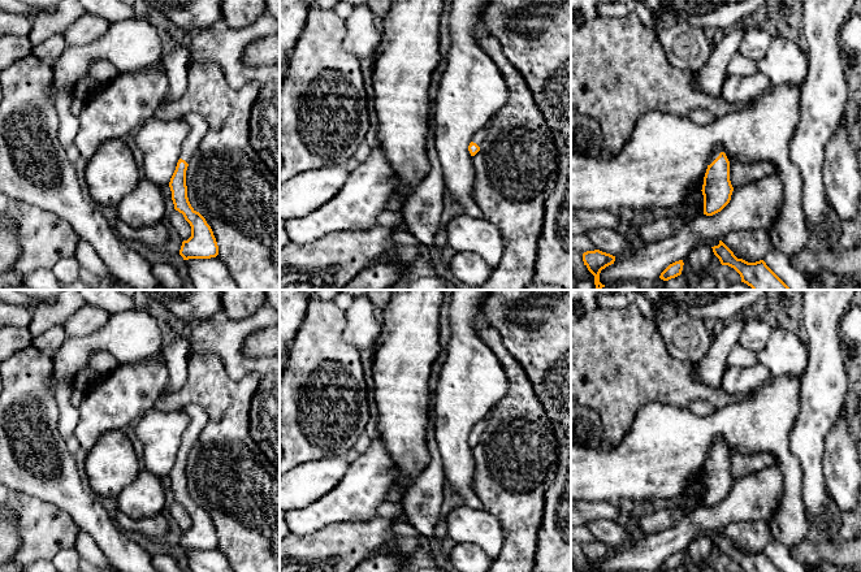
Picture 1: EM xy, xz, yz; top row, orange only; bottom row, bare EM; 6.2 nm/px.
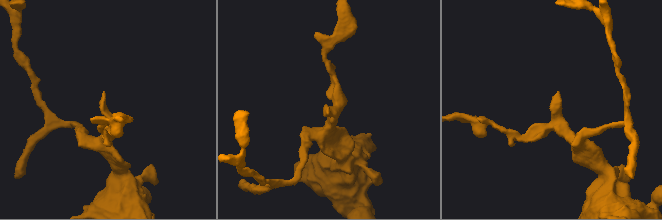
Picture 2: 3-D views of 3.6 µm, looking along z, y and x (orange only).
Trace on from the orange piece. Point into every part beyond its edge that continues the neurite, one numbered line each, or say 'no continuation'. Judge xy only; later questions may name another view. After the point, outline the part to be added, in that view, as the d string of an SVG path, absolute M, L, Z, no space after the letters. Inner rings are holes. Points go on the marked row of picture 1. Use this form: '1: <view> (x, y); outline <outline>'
1: xy (198, 126); outline M189 113L179 118L186 121L190 126L189 138L182 144L181 155L179 155L179 159L185 160L189 164L192 156L195 155L200 142L205 136L208 131L208 125L205 120L196 113Z

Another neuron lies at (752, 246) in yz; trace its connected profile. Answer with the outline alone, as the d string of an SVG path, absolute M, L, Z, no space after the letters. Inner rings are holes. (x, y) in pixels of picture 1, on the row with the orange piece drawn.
M763 229L731 231L722 242L737 259L748 263L763 260L773 247L770 231Z

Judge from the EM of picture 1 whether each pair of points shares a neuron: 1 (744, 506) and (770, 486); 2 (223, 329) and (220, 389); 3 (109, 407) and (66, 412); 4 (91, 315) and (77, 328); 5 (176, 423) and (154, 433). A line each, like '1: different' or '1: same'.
1: same
2: different
3: different
4: same
5: same

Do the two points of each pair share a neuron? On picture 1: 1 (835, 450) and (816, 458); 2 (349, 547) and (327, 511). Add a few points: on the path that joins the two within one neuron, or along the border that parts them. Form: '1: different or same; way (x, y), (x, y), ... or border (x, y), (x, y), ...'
1: different; border (834, 427), (826, 437), (825, 485)
2: different; border (364, 519), (331, 523), (306, 534)

